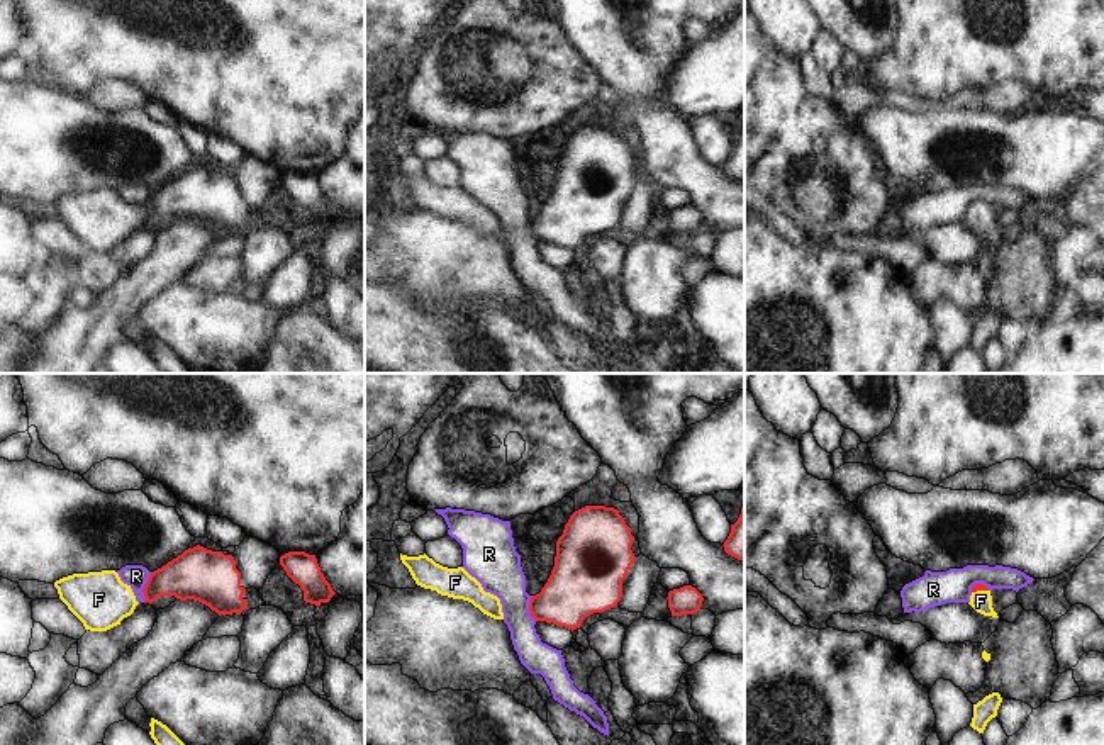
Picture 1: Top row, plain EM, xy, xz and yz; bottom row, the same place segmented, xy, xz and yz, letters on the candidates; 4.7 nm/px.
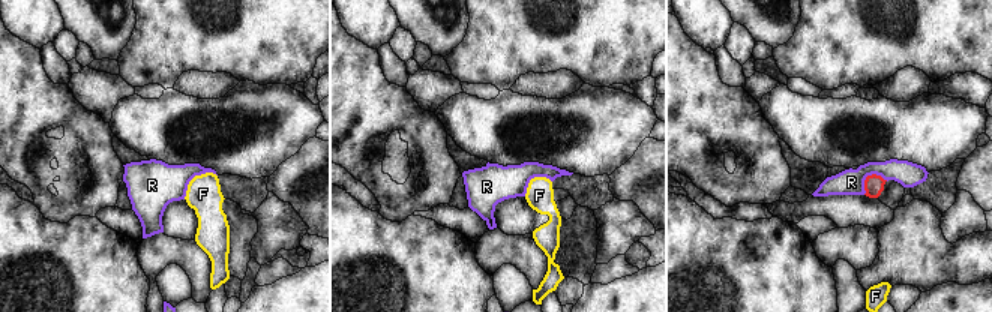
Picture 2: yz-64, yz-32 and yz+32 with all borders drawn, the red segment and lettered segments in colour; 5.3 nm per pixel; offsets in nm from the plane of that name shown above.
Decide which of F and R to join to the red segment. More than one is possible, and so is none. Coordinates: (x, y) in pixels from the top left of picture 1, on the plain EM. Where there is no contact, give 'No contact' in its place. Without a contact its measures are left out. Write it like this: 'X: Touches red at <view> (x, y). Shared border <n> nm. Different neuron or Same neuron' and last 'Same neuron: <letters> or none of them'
F: Touches red at yz (979, 209). Shared border 80 nm. Same neuron
R: Touches red at xy (144, 207). Shared border 150 nm. Different neuron
Same neuron: F

